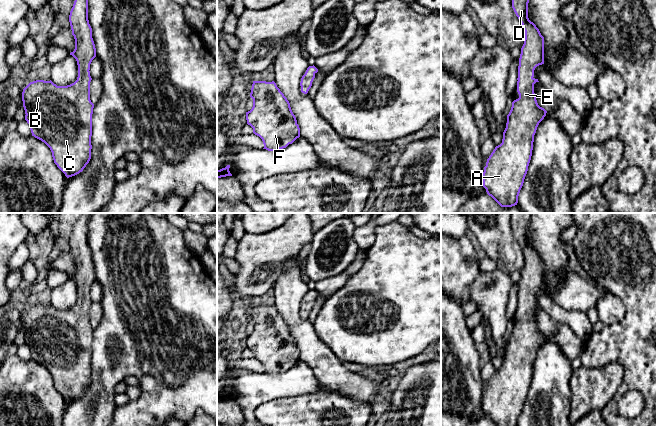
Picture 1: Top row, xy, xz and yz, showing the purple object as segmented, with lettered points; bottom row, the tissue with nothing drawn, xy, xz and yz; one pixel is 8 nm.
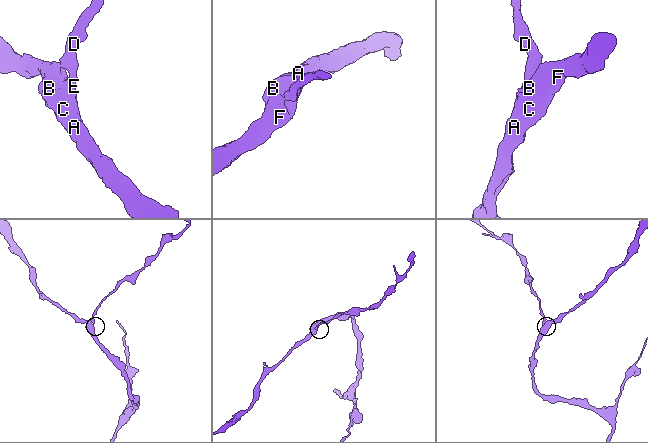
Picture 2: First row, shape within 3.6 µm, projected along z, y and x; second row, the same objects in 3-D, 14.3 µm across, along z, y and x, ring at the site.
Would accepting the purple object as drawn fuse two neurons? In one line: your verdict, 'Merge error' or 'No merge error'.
No merge error

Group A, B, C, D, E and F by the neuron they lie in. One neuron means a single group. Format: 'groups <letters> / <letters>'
groups A B C D E F

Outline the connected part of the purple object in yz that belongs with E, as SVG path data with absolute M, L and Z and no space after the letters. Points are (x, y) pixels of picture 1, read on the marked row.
M512 0L512 8L525 31L518 66L517 92L519 98L512 102L502 143L495 147L487 159L483 172L483 187L501 207L512 207L518 203L518 196L532 156L534 135L539 123L547 113L538 105L534 93L534 84L539 82L534 78L534 70L537 66L544 64L544 37L528 18L528 3L529 0Z

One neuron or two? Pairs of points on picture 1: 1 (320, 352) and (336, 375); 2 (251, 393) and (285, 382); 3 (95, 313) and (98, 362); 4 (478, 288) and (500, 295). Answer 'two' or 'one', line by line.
1: one
2: one
3: two
4: one

